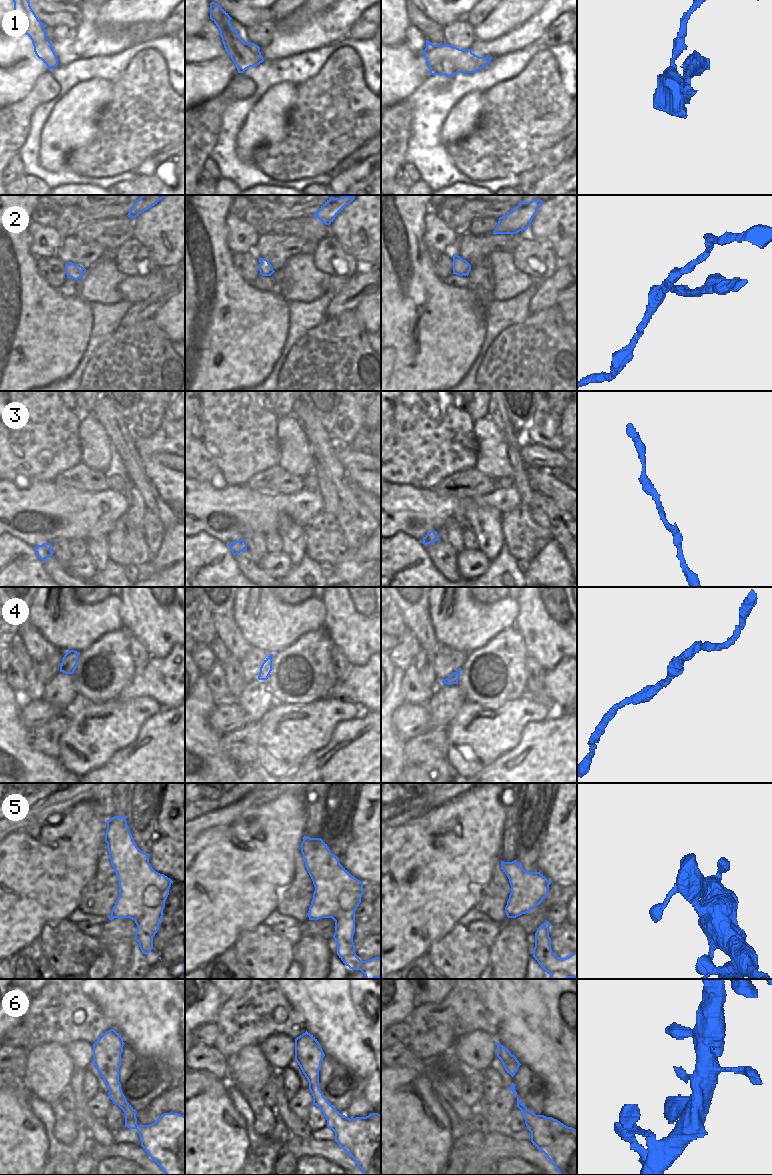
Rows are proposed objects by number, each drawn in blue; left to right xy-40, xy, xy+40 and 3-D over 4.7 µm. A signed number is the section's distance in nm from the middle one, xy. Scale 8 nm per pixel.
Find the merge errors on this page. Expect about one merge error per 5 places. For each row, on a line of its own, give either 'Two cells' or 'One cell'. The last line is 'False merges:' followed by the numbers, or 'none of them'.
1: Two cells
2: Two cells
3: One cell
4: One cell
5: One cell
6: One cell
False merges: 1, 2.

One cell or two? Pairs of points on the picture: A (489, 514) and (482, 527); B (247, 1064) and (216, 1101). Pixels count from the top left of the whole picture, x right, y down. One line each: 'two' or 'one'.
A: one
B: two

